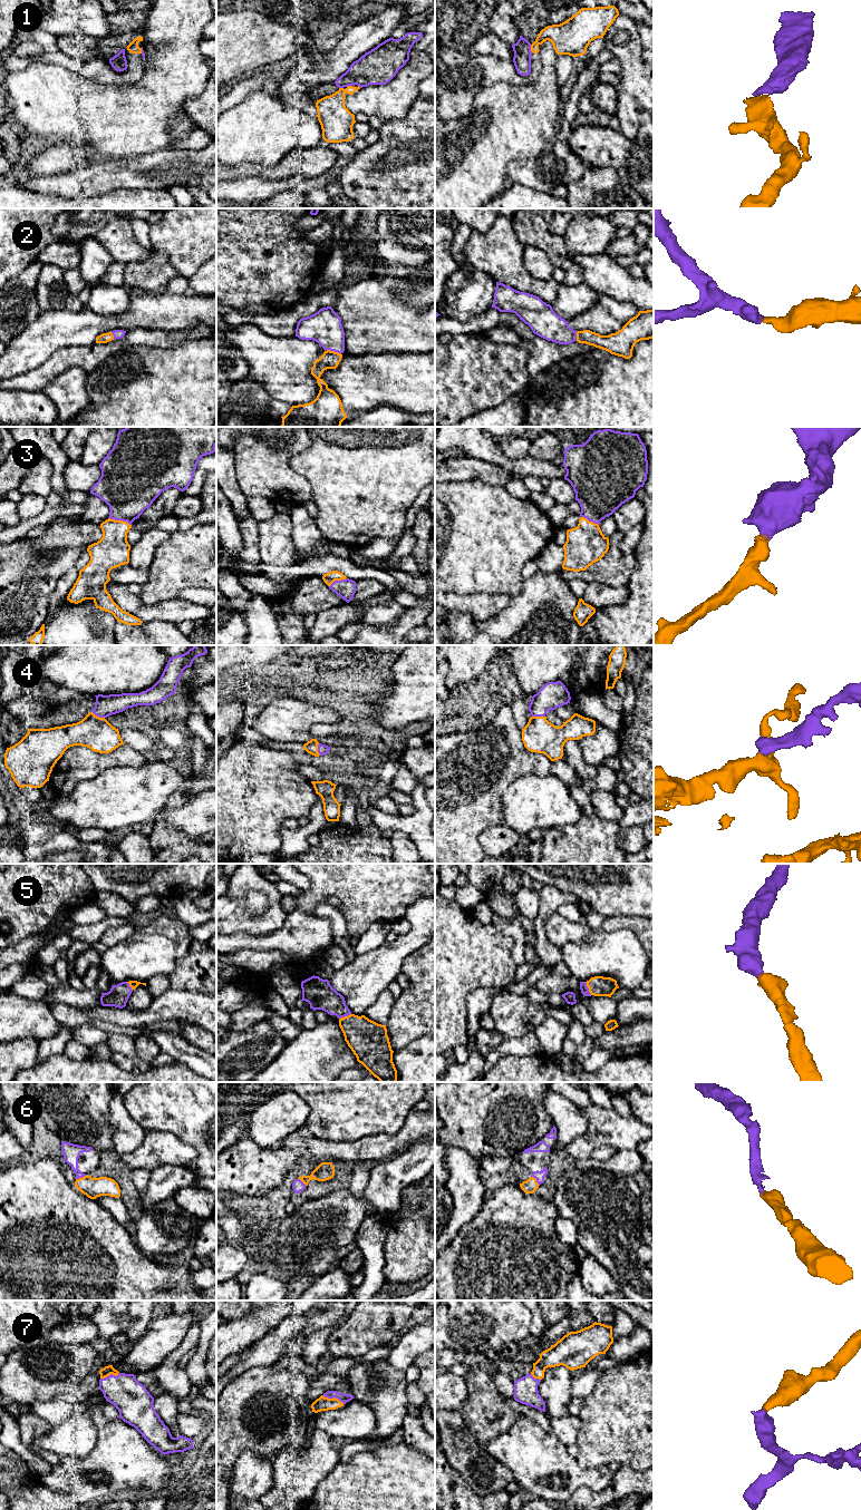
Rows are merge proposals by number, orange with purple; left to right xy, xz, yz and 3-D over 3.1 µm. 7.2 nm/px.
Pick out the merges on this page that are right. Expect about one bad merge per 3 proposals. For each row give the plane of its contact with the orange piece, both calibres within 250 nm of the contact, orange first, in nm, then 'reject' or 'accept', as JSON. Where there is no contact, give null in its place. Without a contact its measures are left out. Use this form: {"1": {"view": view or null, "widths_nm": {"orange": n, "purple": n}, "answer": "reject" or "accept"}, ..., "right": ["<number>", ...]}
{"1": {"view": "yz", "widths_nm": {"orange": 190, "purple": 130}, "answer": "reject"}, "2": {"view": "xz", "widths_nm": {"orange": 130, "purple": 240}, "answer": "accept"}, "3": {"view": "xy", "widths_nm": {"orange": 240, "purple": 400}, "answer": "accept"}, "4": {"view": "xy", "widths_nm": {"orange": 240, "purple": 160}, "answer": "accept"}, "5": {"view": "yz", "widths_nm": {"orange": 140, "purple": 60}, "answer": "accept"}, "6": {"view": "xy", "widths_nm": {"orange": 140, "purple": 120}, "answer": "accept"}, "7": {"view": "xz", "widths_nm": {"orange": 100, "purple": 70}, "answer": "accept"}, "right": ["2", "3", "4", "5", "6", "7"]}

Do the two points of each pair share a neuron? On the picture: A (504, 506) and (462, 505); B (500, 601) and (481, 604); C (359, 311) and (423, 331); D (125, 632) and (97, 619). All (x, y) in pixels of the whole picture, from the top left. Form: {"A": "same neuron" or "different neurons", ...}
{"A": "same neuron", "B": "same neuron", "C": "same neuron", "D": "different neurons"}

